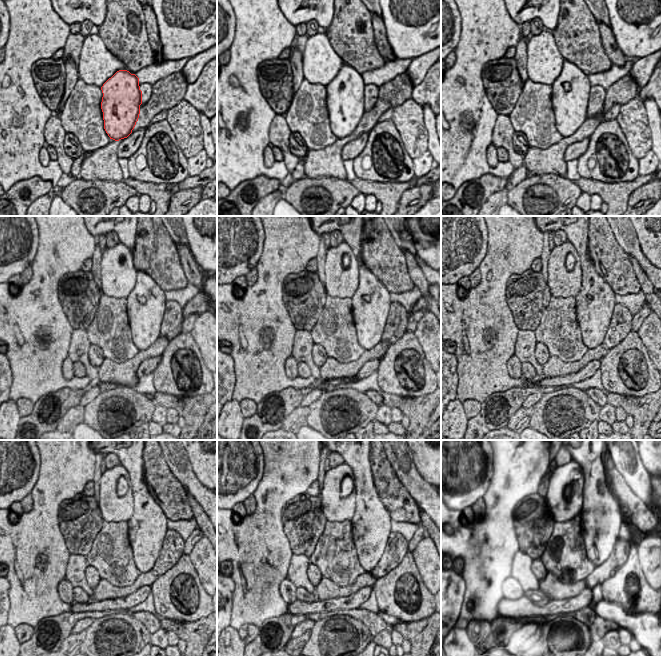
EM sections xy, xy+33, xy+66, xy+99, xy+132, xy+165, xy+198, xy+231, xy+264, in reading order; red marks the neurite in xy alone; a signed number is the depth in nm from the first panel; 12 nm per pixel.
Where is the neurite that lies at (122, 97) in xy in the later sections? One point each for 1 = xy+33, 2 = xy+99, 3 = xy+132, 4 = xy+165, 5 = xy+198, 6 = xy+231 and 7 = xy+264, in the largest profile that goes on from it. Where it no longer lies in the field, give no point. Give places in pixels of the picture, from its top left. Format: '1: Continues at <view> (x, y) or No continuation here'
1: Continues at xy+33 (346, 112)
2: Continues at xy+99 (152, 302)
3: Continues at xy+132 (377, 303)
4: Continues at xy+165 (601, 302)
5: Continues at xy+198 (153, 525)
6: Continues at xy+231 (378, 523)
7: Continues at xy+264 (608, 523)

